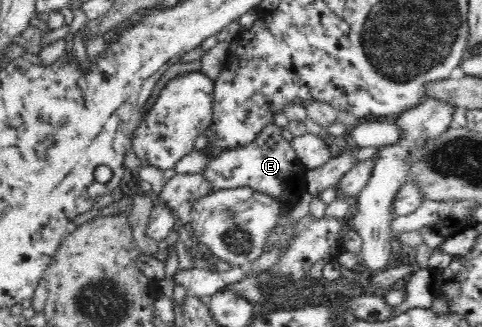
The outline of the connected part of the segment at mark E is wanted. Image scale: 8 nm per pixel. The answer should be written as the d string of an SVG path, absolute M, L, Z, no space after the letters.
M273 121L267 122L257 133L257 138L251 140L249 144L243 144L237 148L225 148L213 160L208 160L203 170L200 172L205 180L210 184L212 190L241 188L243 186L251 188L255 192L266 194L275 202L279 203L279 224L275 230L271 231L266 238L263 251L279 250L283 252L289 248L291 240L297 236L296 224L290 216L292 208L295 206L303 194L307 193L307 181L305 181L308 167L297 158L292 144L281 134L281 128Z

